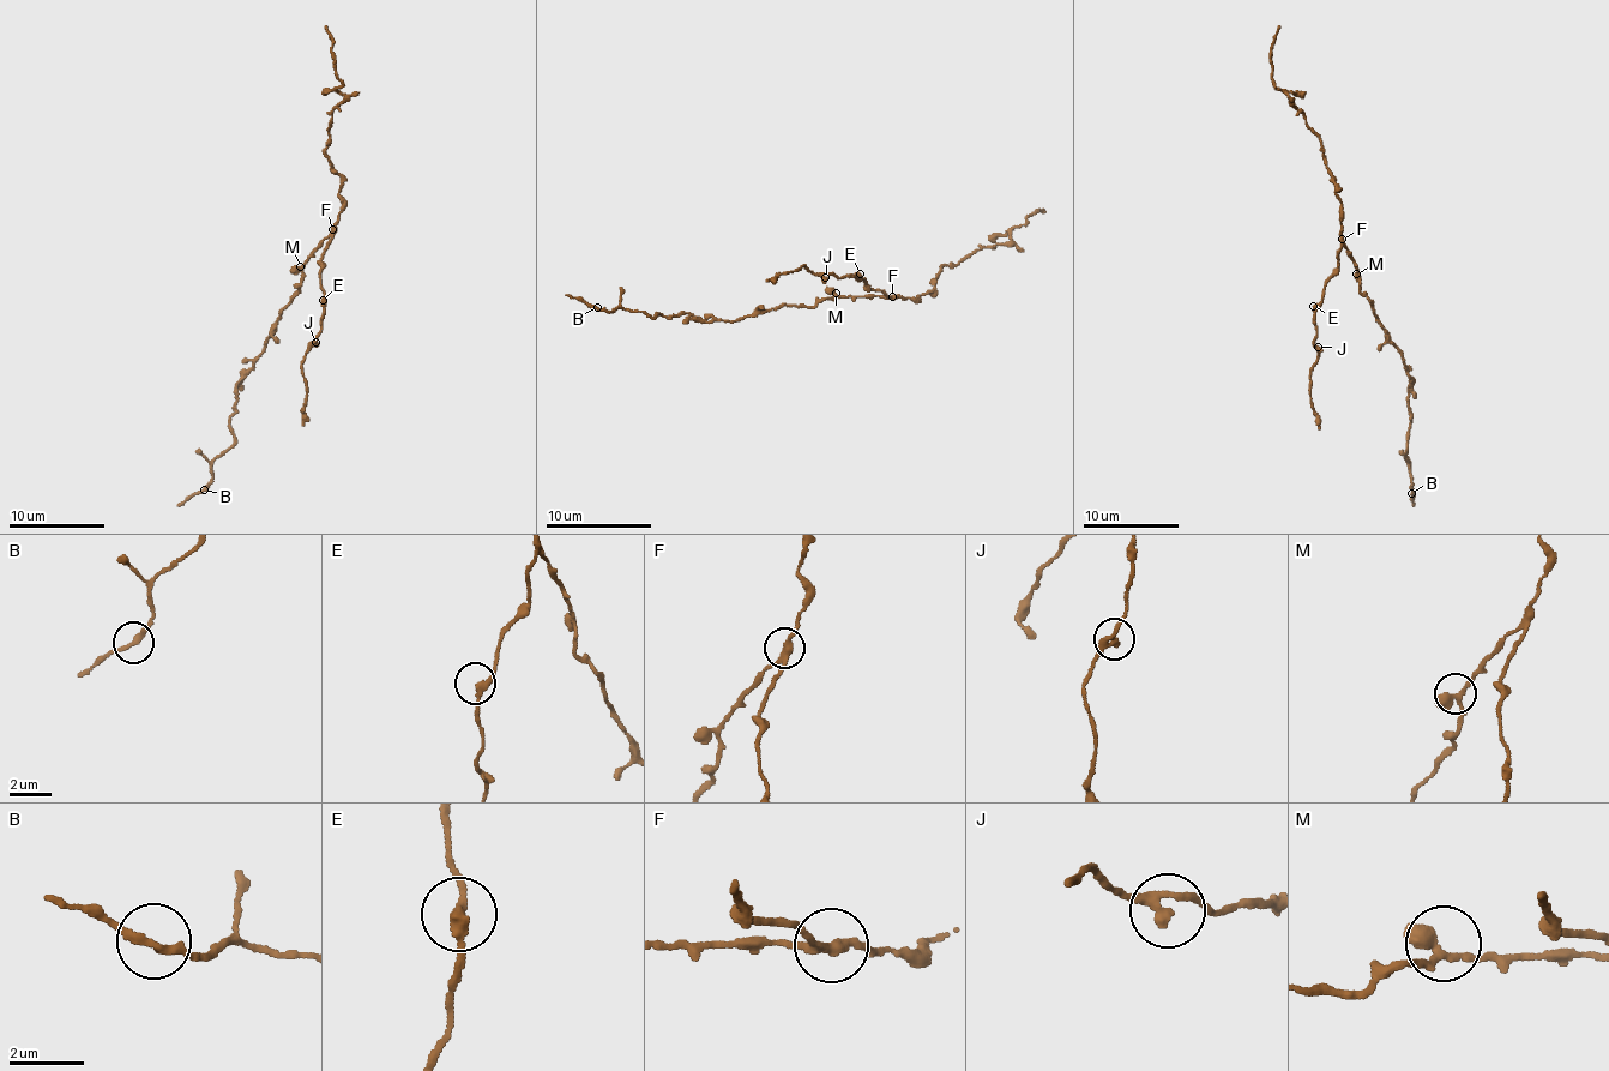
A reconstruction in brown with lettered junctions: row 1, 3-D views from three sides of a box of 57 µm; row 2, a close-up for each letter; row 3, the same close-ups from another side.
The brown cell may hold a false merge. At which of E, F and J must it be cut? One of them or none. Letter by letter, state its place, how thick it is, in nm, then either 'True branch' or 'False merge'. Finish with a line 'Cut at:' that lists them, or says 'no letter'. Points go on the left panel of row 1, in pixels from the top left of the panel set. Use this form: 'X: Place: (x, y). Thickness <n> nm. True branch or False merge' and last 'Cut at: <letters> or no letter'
E: Place: (323, 300). Thickness 280 nm. True branch
F: Place: (332, 229). Thickness 200 nm. False merge
J: Place: (315, 342). Thickness 240 nm. True branch
Cut at: F

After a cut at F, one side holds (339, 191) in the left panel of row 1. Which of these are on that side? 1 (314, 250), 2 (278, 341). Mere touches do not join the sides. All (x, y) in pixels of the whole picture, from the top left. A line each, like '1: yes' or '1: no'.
1: no
2: no

